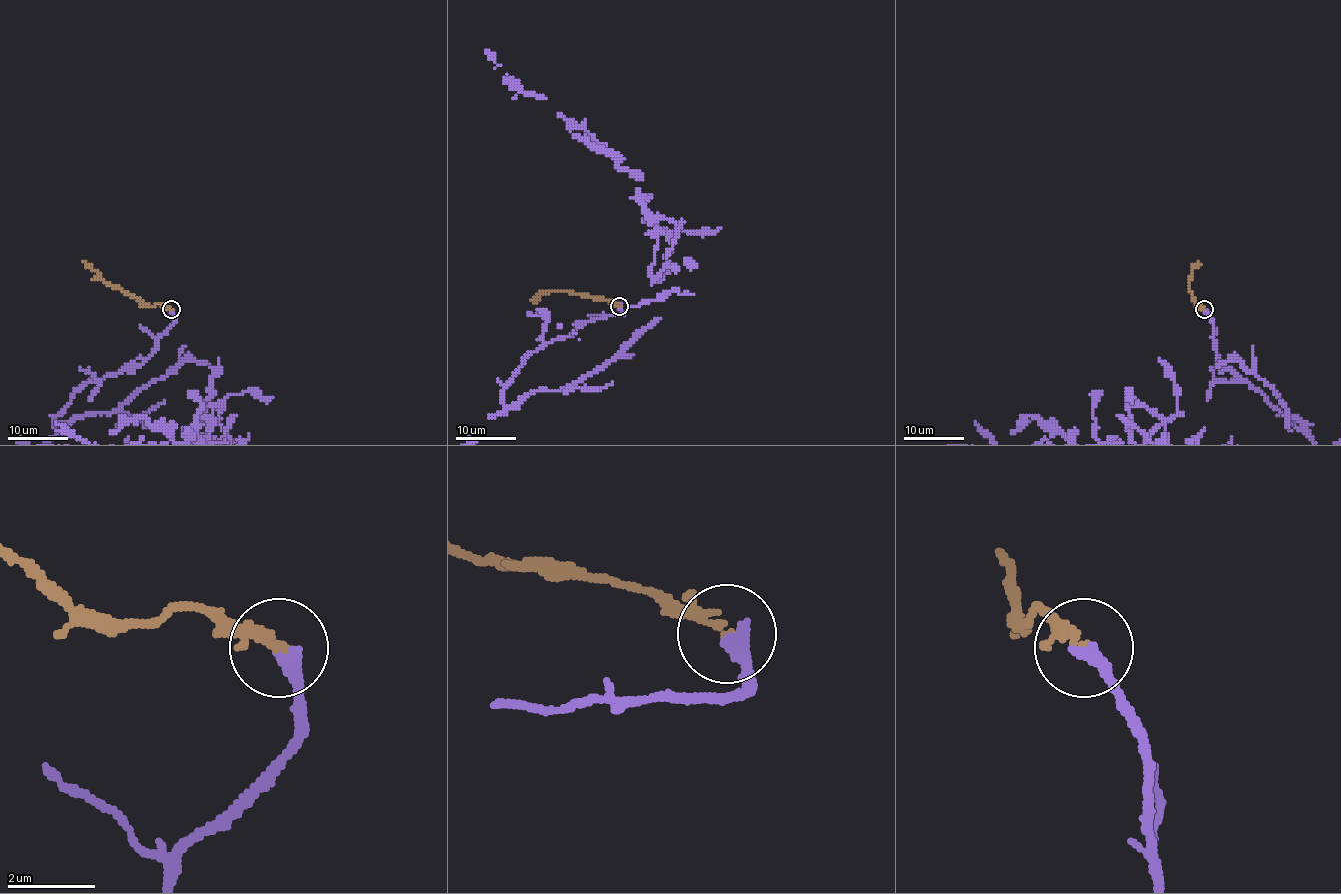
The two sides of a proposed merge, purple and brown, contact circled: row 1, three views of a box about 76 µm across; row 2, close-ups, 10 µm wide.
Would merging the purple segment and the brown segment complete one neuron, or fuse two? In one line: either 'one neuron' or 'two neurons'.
one neuron

